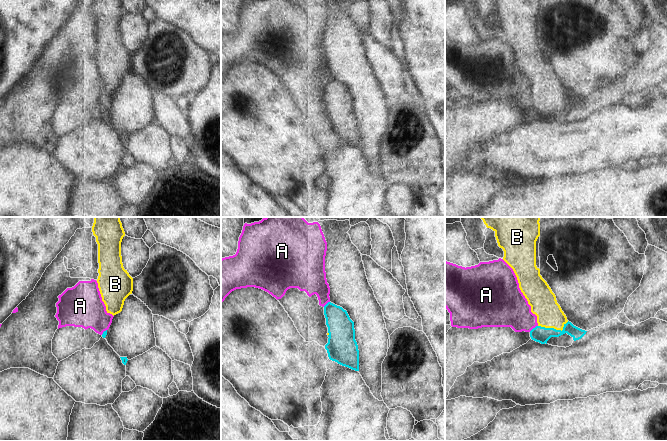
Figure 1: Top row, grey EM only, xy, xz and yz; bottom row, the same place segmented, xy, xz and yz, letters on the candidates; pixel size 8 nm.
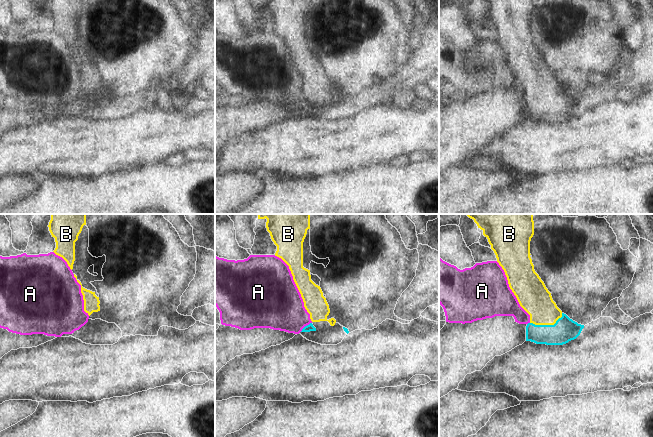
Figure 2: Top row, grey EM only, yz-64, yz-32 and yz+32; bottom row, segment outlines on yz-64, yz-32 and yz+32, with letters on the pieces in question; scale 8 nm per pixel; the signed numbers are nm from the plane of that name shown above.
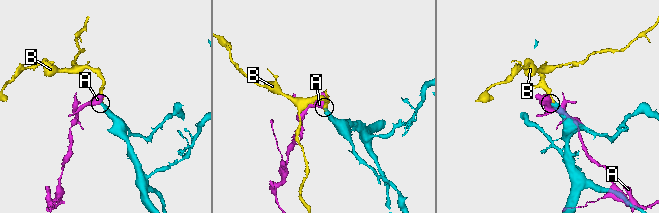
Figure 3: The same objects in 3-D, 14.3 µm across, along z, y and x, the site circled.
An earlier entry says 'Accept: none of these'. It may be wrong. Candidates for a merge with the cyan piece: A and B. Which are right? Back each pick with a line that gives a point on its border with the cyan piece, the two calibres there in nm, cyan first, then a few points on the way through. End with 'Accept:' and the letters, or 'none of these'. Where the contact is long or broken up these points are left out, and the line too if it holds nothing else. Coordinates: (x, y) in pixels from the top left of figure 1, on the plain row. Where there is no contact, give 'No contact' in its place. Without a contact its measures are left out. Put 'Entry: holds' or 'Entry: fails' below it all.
B: Touches cyan at yz (554, 105). Thickness 130 nm (cyan) against 220 nm. Path across: yz (539, 110), (546, 105), (554, 105), (554, 100), (543, 78)
Accept: B
Entry: fails

